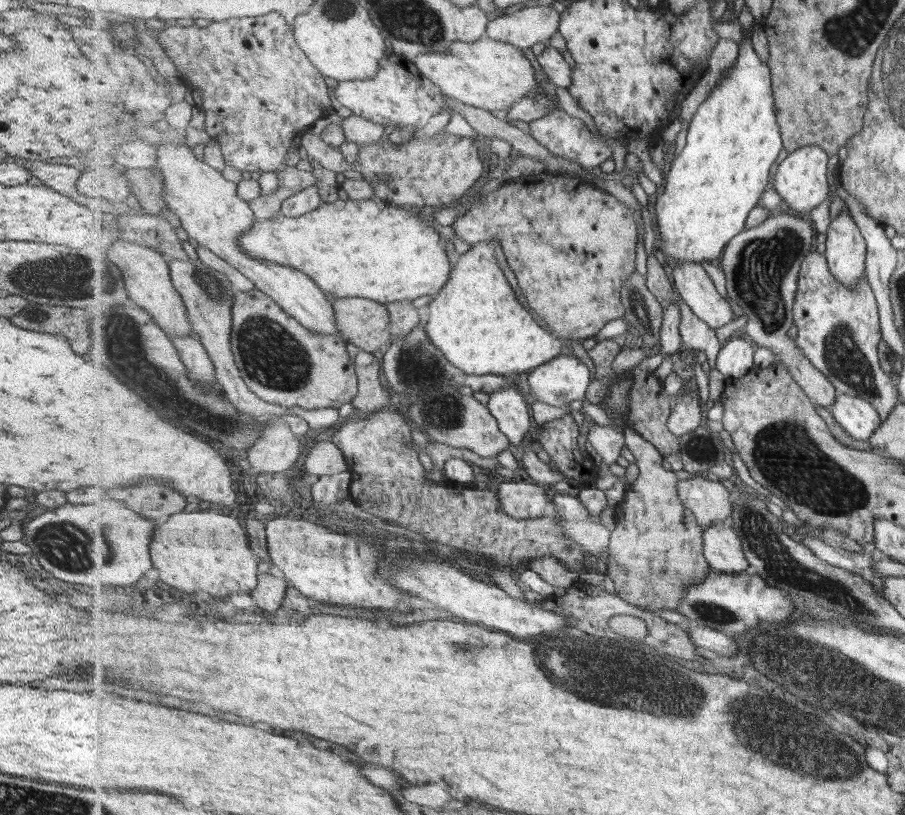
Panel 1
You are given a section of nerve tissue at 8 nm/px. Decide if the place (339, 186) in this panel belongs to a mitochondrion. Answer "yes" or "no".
no

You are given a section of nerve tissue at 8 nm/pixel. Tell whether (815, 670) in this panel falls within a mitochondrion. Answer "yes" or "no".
yes

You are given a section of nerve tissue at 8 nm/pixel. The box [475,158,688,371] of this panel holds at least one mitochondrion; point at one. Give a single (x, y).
(638, 303)

